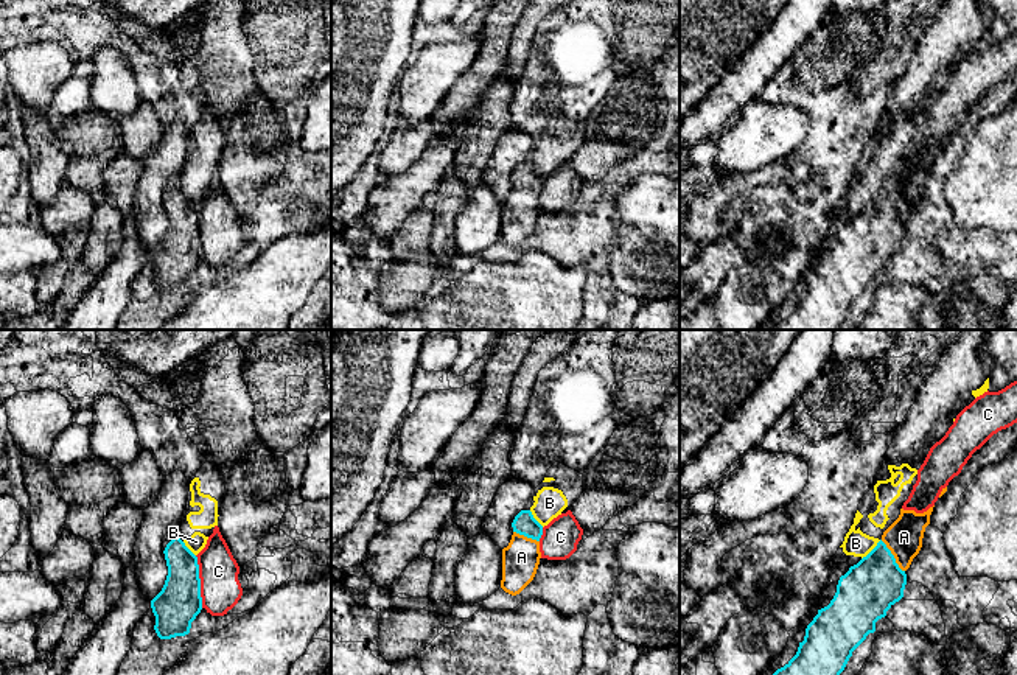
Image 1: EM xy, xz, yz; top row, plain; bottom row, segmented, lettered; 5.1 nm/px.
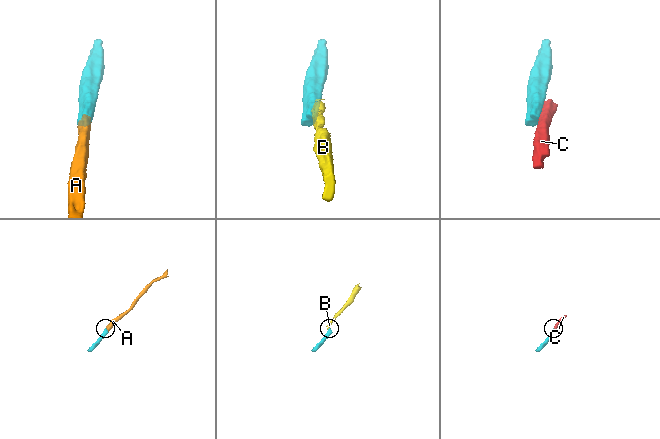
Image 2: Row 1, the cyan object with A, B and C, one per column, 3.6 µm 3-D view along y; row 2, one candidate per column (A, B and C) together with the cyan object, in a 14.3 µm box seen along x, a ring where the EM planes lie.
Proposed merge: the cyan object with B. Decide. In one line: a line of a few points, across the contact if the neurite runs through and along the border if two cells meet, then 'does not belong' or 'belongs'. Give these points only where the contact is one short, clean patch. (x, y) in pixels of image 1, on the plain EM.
line yz (880, 192), (862, 210); does not belong

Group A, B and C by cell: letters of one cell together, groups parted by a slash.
A / B / C

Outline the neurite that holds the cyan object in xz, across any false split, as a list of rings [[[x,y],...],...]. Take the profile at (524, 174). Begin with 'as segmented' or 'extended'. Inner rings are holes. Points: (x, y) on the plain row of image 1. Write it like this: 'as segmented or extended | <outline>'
extended | [[[521,162],[515,168],[512,179],[512,191],[502,201],[501,240],[516,247],[536,226],[541,210],[540,190],[543,187],[543,177],[533,170],[530,162]]]

